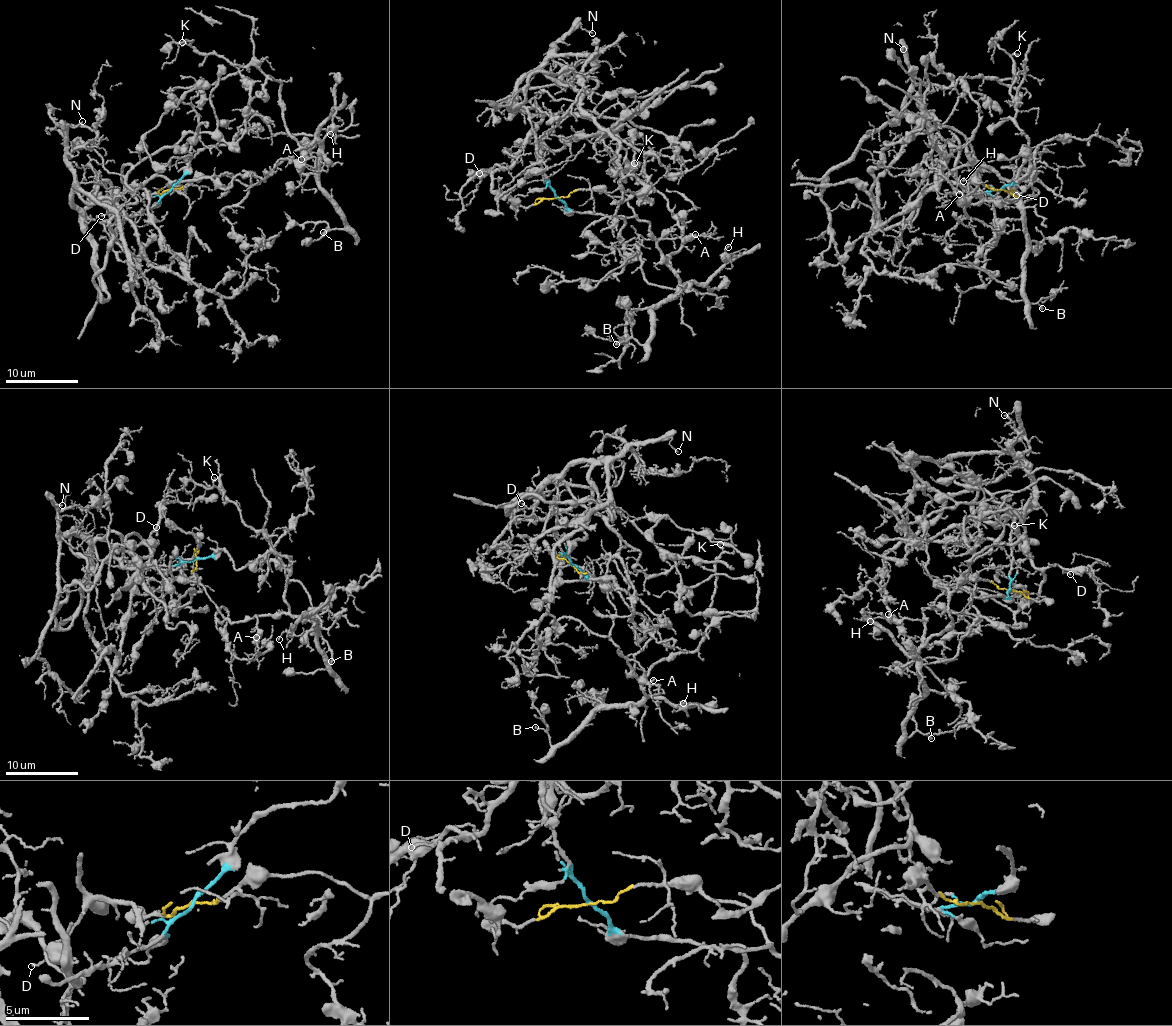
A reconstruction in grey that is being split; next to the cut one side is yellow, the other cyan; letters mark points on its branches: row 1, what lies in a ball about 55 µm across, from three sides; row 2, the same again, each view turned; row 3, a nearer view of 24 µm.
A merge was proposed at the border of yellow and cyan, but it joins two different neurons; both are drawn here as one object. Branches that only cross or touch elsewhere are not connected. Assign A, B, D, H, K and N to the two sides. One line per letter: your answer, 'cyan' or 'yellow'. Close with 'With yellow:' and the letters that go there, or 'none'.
A: yellow
B: yellow
D: cyan
H: yellow
K: yellow
N: cyan
With yellow: A, B, H, K

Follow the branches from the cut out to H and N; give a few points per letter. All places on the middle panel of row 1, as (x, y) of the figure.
H: (555, 197), (595, 188), (628, 199), (681, 284), (704, 282), (734, 257), (728, 247)
N: (555, 197), (517, 90), (555, 42), (578, 27), (592, 32)

